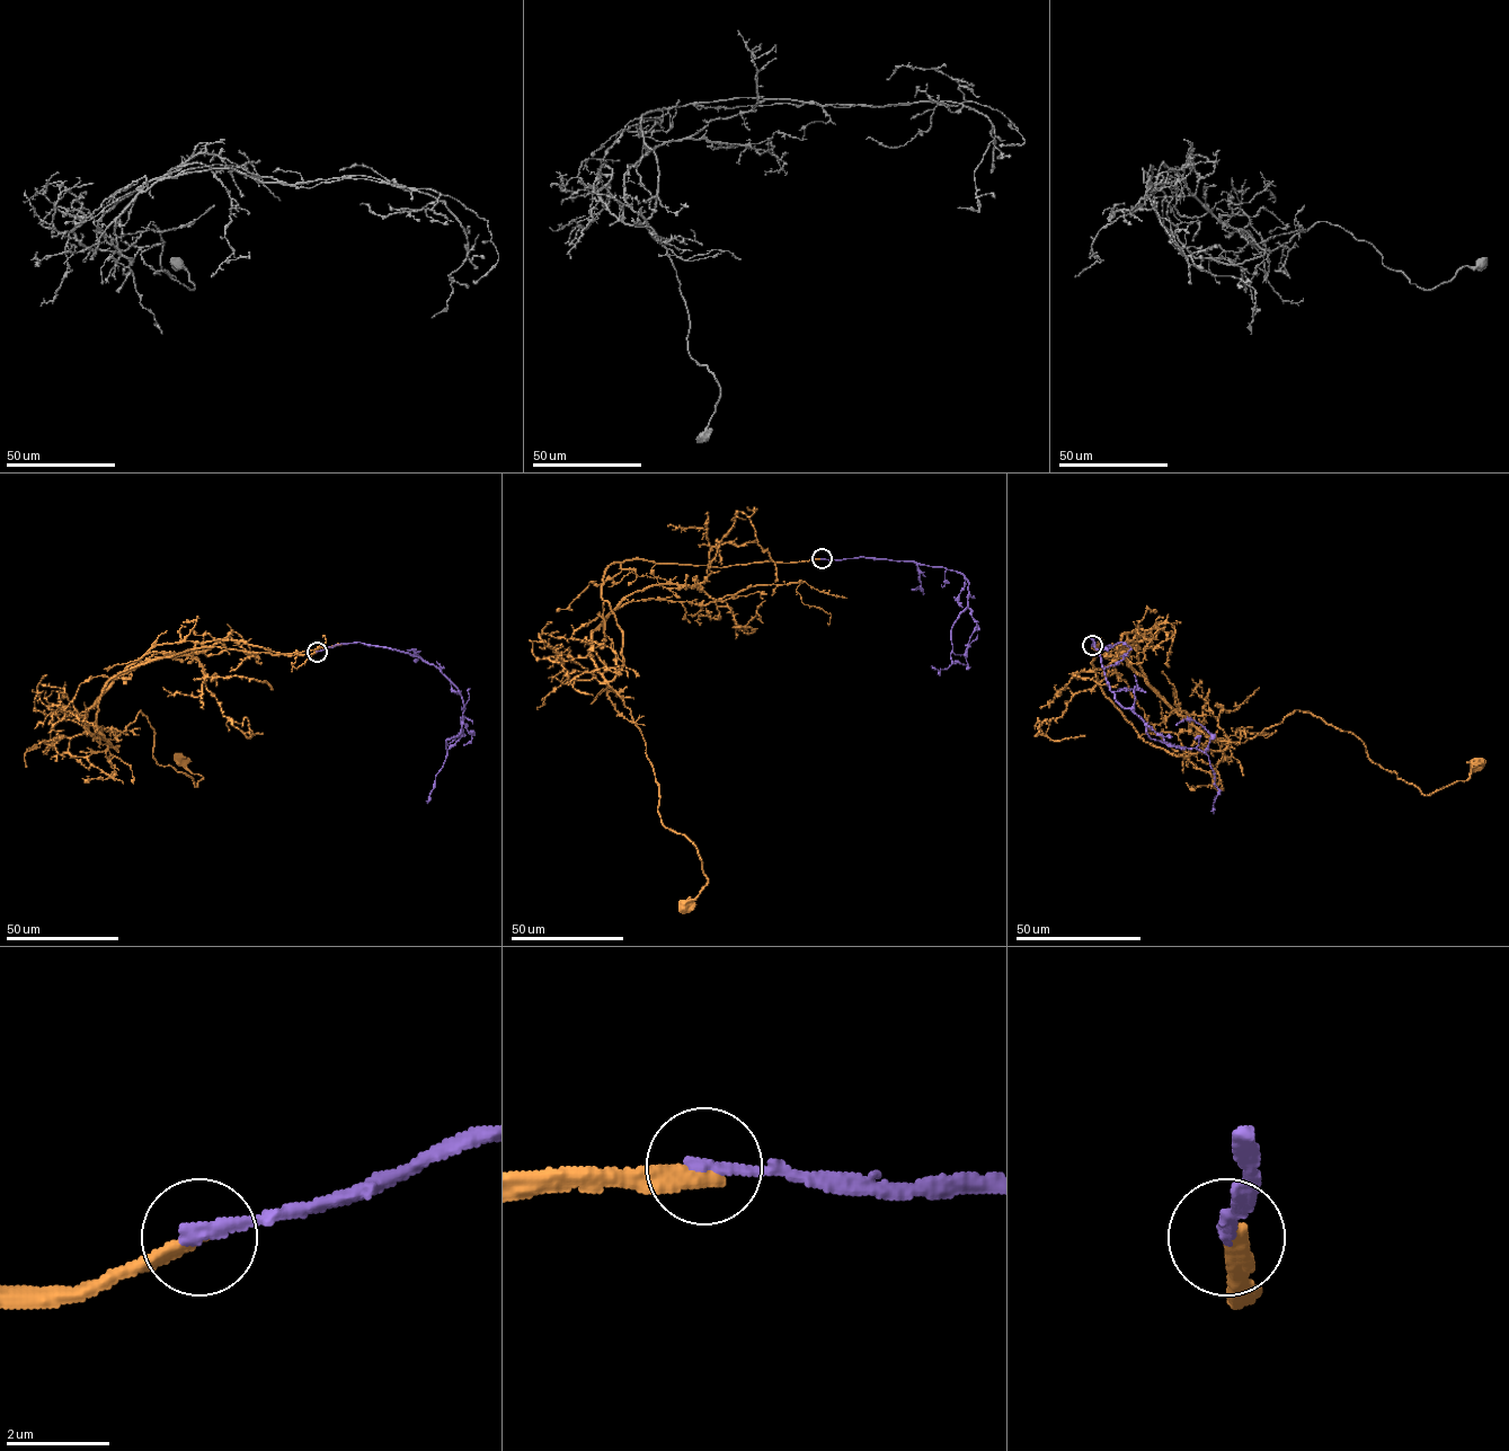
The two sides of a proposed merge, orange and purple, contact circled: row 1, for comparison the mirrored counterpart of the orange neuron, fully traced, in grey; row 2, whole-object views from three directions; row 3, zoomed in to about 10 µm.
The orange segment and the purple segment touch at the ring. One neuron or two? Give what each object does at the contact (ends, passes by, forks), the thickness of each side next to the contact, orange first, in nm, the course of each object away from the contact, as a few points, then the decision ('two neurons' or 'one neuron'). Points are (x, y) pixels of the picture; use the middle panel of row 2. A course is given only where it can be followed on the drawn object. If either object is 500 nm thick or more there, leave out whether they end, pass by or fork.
orange ends | purple ends | 360/220 nm | orange via (820, 559), (606, 568), (623, 660), (607, 683), (646, 743), (660, 820), (692, 842), (708, 879), (684, 907) | purple via (820, 558), (956, 571), (968, 593), (951, 629), (952, 661), (967, 666), (966, 649), (977, 635) | one neuron

